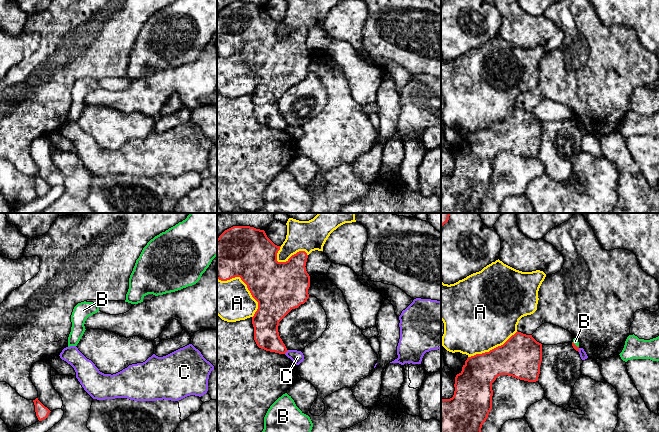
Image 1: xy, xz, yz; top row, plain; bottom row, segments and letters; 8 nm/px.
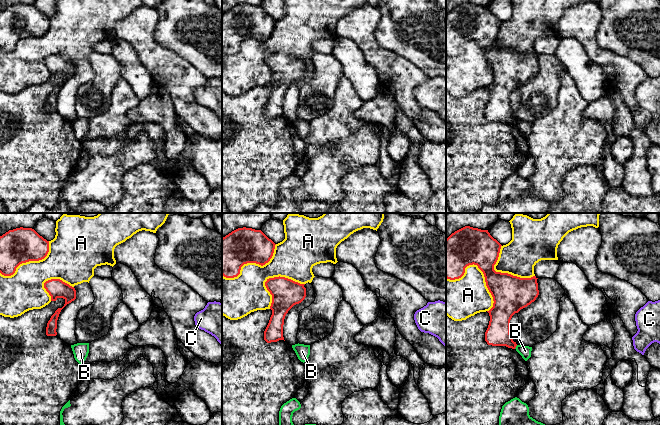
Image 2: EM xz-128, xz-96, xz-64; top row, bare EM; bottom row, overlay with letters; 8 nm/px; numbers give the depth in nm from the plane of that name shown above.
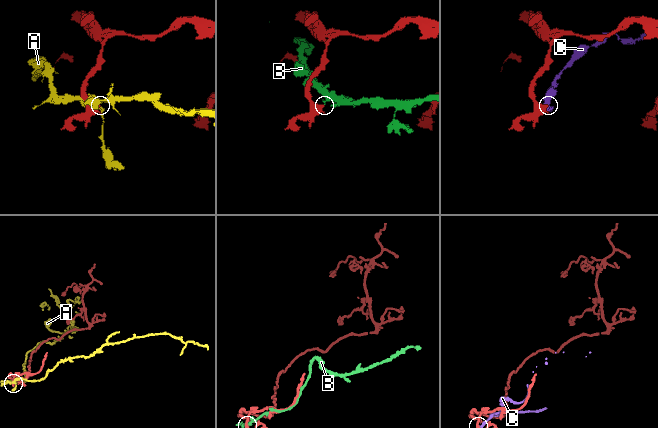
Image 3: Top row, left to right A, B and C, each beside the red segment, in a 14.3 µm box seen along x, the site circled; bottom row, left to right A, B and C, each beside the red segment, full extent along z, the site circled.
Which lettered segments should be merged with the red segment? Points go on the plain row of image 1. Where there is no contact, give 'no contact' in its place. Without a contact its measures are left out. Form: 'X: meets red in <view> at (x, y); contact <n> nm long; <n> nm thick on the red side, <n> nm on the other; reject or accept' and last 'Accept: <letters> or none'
A: meets red in xz at (247, 62); contact 420 nm long; 420 nm thick on the red side, 320 nm on the other; reject
B: meets red in yz at (574, 120); contact 70 nm long; 40 nm thick on the red side, 40 nm on the other; reject
C: meets red in xz at (286, 127); contact 50 nm long; 200 nm thick on the red side, 100 nm on the other; reject
Accept: none

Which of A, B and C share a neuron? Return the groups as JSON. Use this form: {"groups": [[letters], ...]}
{"groups": [["A"], ["B"], ["C"]]}

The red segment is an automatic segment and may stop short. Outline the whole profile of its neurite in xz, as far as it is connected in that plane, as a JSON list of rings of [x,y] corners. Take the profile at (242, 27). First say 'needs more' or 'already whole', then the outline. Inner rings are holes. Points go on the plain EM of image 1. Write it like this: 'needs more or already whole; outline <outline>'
already whole; outline [[[233,2],[225,6],[217,15],[217,55],[227,57],[240,53],[247,61],[252,73],[258,78],[258,85],[252,93],[254,116],[257,122],[266,127],[285,130],[288,126],[279,112],[279,98],[292,86],[304,80],[309,74],[310,52],[306,47],[308,31],[299,27],[286,38],[277,37],[277,29],[281,22],[275,21],[264,6],[250,2]]]

